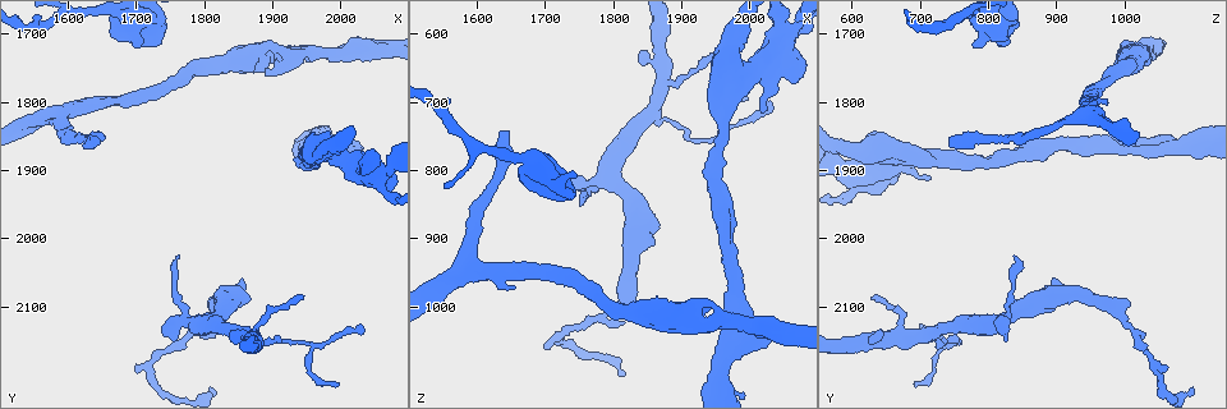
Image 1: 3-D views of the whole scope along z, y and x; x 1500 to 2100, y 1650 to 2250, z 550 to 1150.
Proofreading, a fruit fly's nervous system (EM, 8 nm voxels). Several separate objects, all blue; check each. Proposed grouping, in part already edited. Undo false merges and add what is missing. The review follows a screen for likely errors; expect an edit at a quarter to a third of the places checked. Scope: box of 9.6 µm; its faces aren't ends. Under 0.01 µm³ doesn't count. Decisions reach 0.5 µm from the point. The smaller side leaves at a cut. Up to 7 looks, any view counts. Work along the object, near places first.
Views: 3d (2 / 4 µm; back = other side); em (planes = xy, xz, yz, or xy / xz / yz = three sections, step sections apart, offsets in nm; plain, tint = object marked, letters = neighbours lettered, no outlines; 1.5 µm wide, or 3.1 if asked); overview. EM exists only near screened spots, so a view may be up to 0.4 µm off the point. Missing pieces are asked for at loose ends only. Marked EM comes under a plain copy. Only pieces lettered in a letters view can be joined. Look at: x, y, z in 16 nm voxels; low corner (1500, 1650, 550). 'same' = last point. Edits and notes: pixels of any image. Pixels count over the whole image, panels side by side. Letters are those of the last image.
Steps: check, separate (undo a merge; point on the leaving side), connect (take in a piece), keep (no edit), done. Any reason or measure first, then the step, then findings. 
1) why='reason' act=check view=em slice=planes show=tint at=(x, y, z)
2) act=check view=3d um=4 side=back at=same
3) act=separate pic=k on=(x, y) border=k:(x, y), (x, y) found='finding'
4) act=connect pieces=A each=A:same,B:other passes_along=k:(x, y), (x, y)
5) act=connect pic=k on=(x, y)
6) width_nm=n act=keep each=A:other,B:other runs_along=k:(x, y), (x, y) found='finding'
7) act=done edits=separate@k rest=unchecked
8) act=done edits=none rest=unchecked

why='an open end' act=check view=3d um=4 at=(1855, 2060, 890)

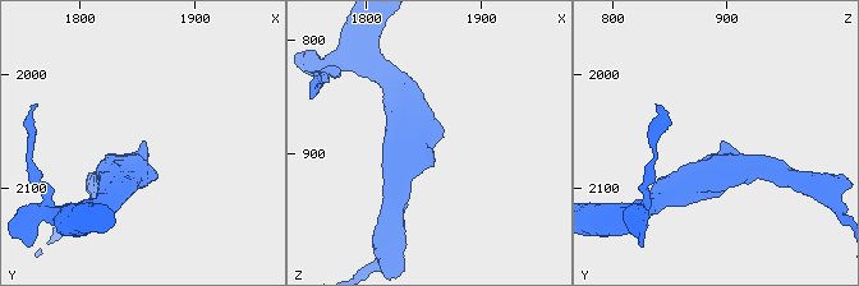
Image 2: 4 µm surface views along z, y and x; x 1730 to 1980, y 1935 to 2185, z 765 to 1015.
why='now the EM' act=check view=em slice=xy step=4 show=tint at=(1856, 2058, 896)

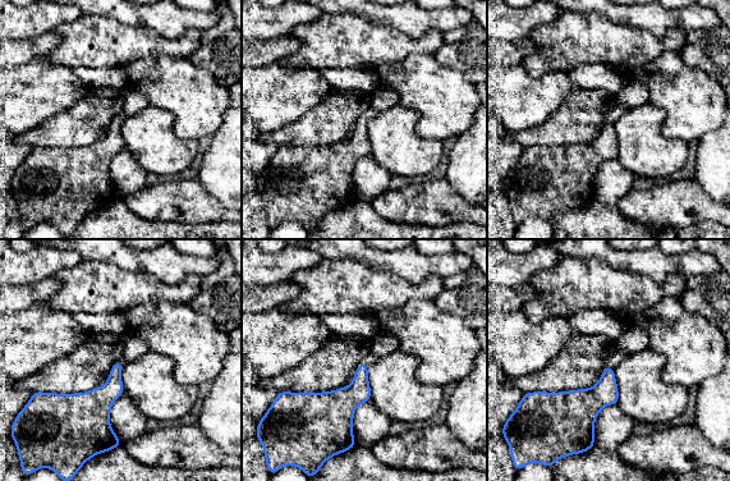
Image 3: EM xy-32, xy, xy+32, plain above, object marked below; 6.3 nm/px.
act=check view=em slice=planes show=letters at=same

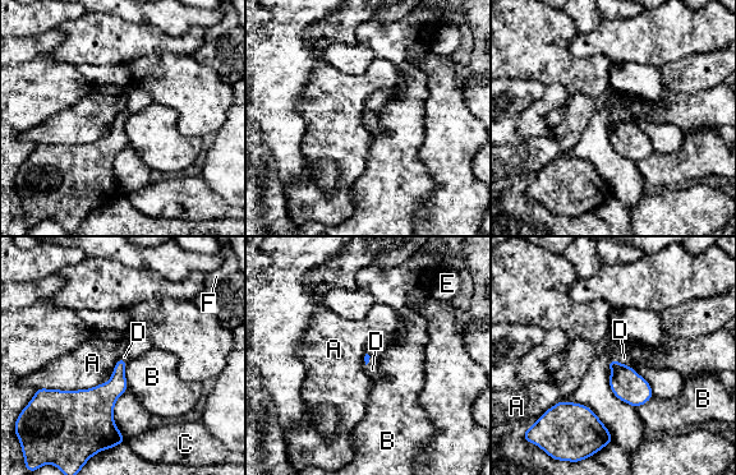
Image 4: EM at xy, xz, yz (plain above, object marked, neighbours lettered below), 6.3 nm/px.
longest_contact=A:550nm act=connect pieces=D each=A:other,B:other,C:other,D:same,E:other,F:other passes_along=4:(628, 386), (620, 363), (624, 358) found='the neuron continues'

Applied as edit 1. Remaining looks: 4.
why='redraw' act=check view=overview

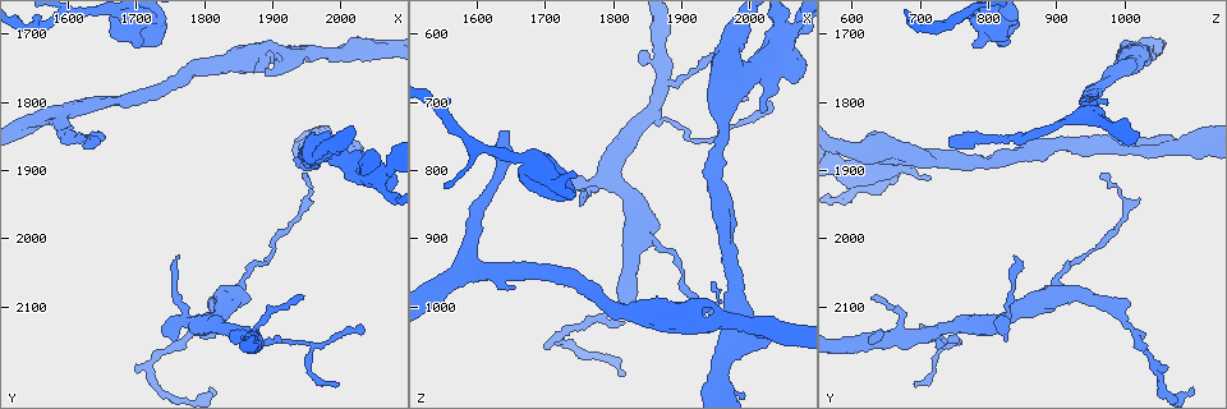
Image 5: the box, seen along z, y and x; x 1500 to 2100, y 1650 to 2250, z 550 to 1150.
why='tapers out' act=check view=em slice=xy step=8 show=letters at=(1995, 2215, 695)

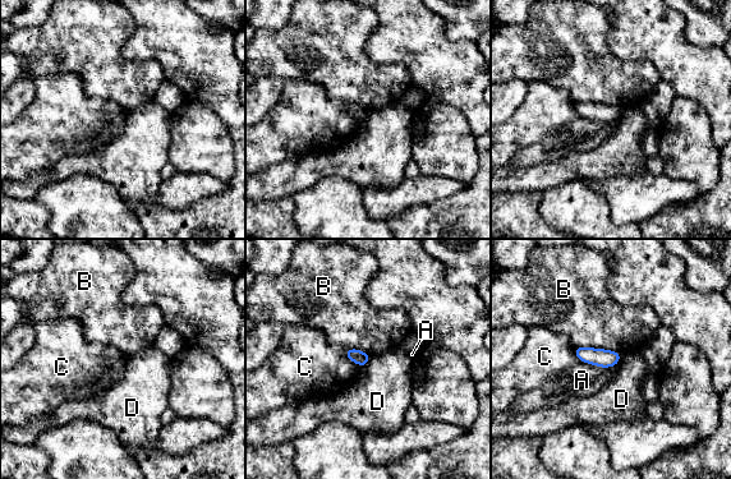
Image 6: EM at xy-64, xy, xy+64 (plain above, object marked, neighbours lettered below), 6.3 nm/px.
act=keep each=A:other,B:other,C:other,D:other border=6:(371, 355), (363, 368) found='no lettered piece goes on from it'

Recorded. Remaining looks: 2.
why='thin end' act=check view=em slice=planes show=letters at=(1940, 2090, 635)

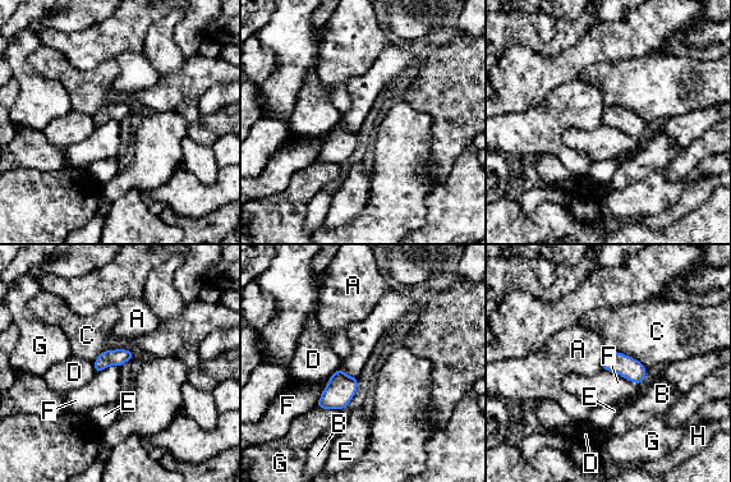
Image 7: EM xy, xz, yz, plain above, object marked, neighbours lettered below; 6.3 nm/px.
act=keep each=A:other,B:other,C:other,D:other,E:other,F:other,G:other,H:other found='no lettered piece goes on from it'

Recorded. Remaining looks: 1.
act=done edits=connect@4 rest=unchecked

